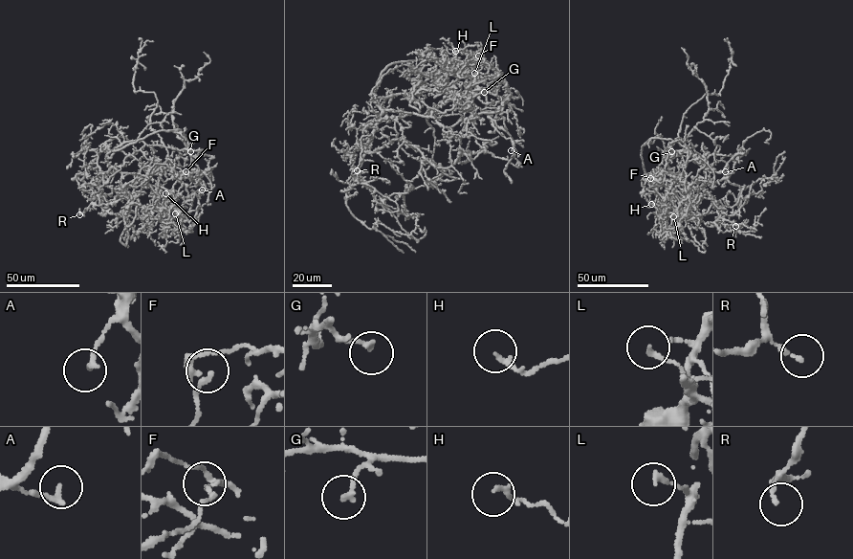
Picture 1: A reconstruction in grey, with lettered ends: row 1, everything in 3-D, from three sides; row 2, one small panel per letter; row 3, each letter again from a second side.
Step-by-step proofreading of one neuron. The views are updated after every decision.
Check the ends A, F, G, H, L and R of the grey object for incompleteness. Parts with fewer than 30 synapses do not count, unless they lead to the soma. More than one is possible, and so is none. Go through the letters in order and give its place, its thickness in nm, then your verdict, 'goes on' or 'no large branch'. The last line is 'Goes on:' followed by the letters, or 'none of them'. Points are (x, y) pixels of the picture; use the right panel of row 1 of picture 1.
A: at (725, 171); 180 nm thick; no large branch
F: at (650, 178); 120 nm thick; no large branch
G: at (671, 151); 180 nm thick; no large branch
H: at (651, 204); 180 nm thick; no large branch
L: at (673, 216); 190 nm thick; no large branch
R: at (735, 226); 150 nm thick; no large branch
Goes on: none of them

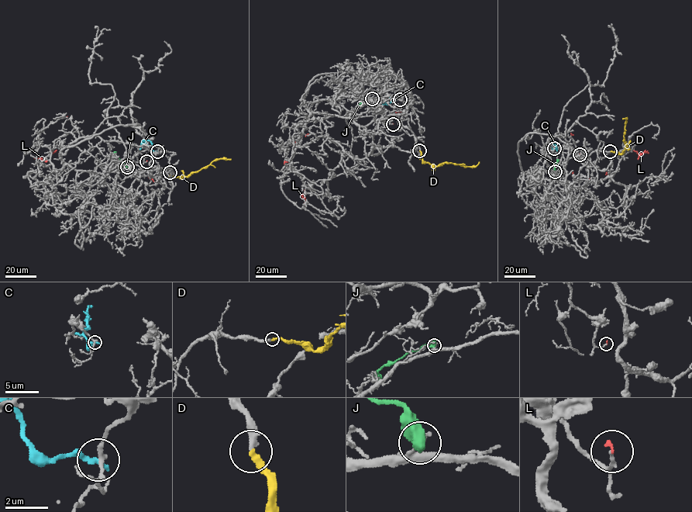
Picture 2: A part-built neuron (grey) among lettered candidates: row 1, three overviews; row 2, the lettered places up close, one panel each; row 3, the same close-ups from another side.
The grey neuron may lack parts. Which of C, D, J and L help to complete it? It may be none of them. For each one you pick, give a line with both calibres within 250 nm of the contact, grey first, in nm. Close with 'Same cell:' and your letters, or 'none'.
D: 300 nm thick on the grey side, 240 nm on the other
Same cell: D

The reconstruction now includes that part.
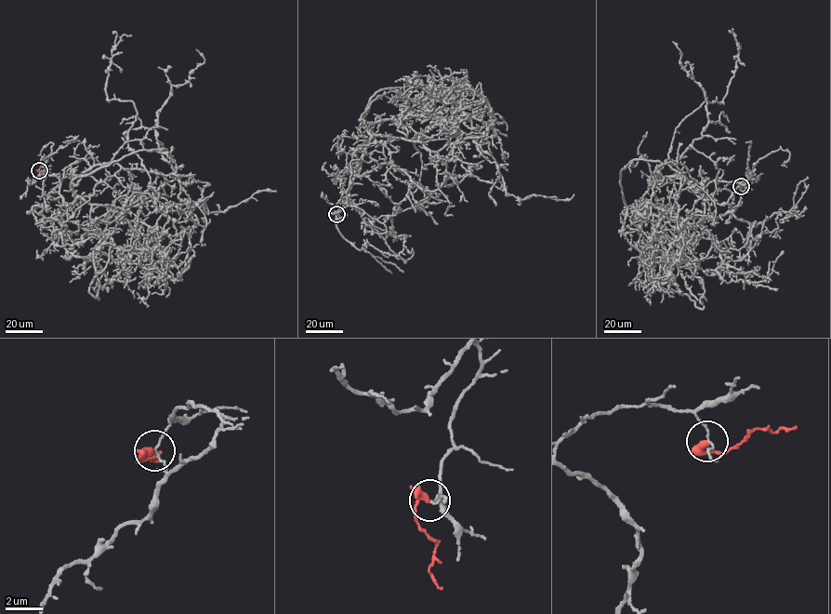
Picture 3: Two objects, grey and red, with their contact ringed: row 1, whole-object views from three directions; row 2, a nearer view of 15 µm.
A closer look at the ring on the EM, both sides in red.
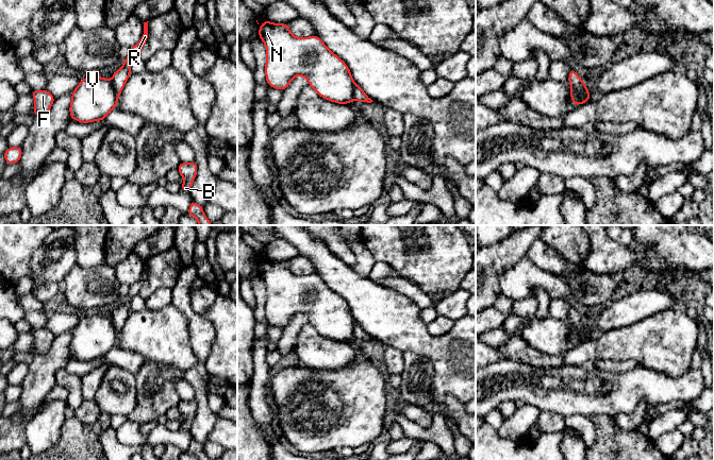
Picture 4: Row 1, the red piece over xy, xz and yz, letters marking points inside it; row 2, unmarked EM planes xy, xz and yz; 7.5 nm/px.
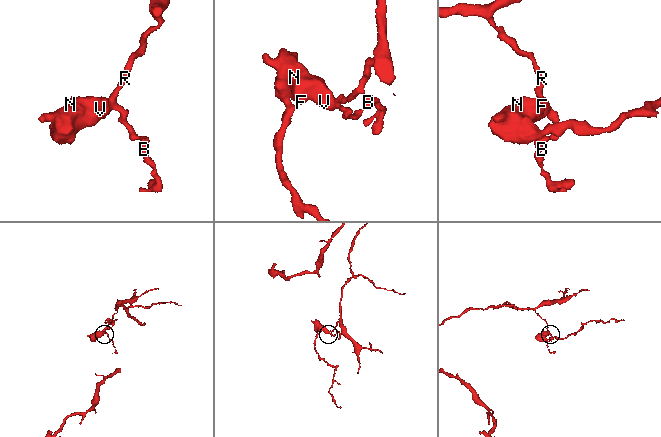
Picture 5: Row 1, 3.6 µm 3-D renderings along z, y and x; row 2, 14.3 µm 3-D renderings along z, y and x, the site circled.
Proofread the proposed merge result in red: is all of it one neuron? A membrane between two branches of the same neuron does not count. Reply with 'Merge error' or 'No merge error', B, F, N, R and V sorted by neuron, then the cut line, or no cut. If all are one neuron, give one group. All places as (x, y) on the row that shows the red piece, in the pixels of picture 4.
Merge error. Groups: B R / F N V. Split along yz (571, 89), (578, 97), (590, 97)

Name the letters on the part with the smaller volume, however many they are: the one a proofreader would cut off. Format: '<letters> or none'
F, N, V

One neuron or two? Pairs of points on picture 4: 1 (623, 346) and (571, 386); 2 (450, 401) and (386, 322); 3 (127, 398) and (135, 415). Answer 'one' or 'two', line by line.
1: two
2: two
3: two

